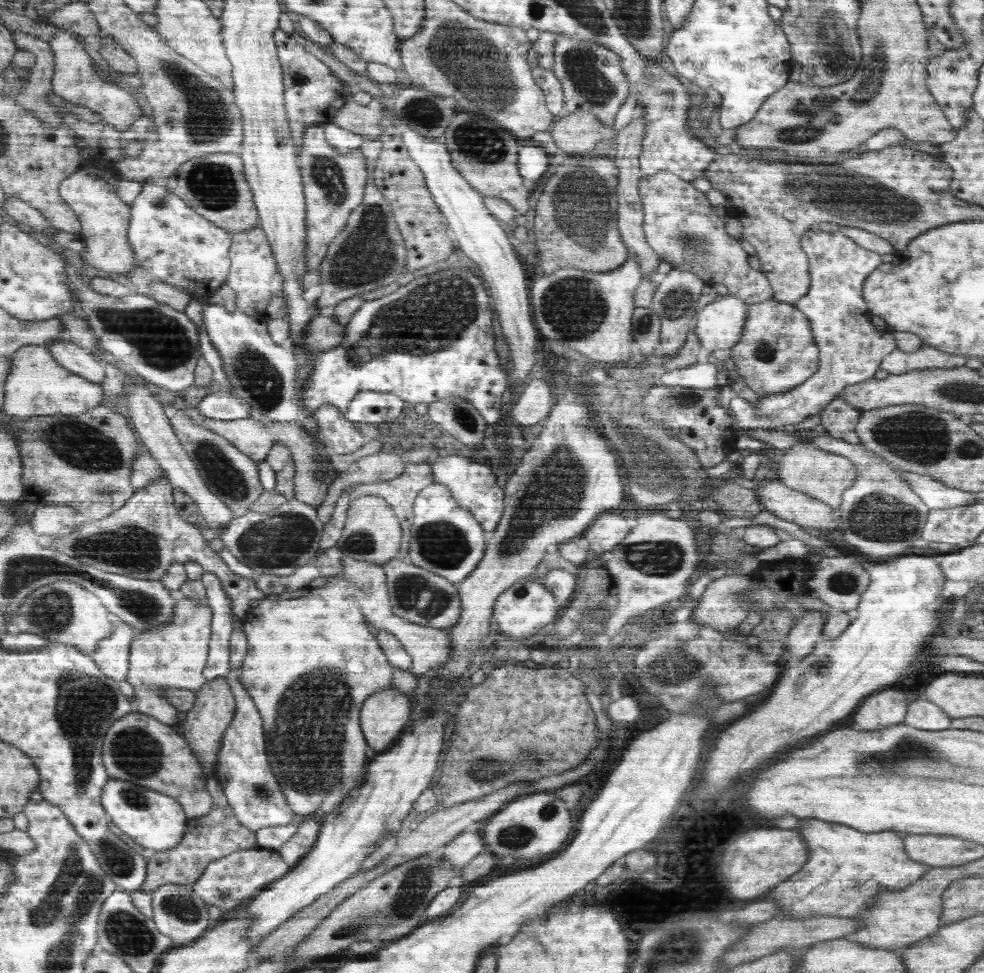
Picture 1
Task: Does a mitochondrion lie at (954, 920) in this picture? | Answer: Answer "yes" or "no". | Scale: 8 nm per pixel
no

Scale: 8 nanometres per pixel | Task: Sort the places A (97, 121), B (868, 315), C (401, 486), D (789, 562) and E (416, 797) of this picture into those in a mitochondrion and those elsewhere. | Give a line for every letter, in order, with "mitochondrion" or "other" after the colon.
A: other
B: other
C: other
D: other
E: other

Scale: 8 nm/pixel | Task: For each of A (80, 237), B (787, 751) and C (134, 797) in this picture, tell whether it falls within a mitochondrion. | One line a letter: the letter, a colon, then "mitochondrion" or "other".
A: other
B: other
C: mitochondrion

